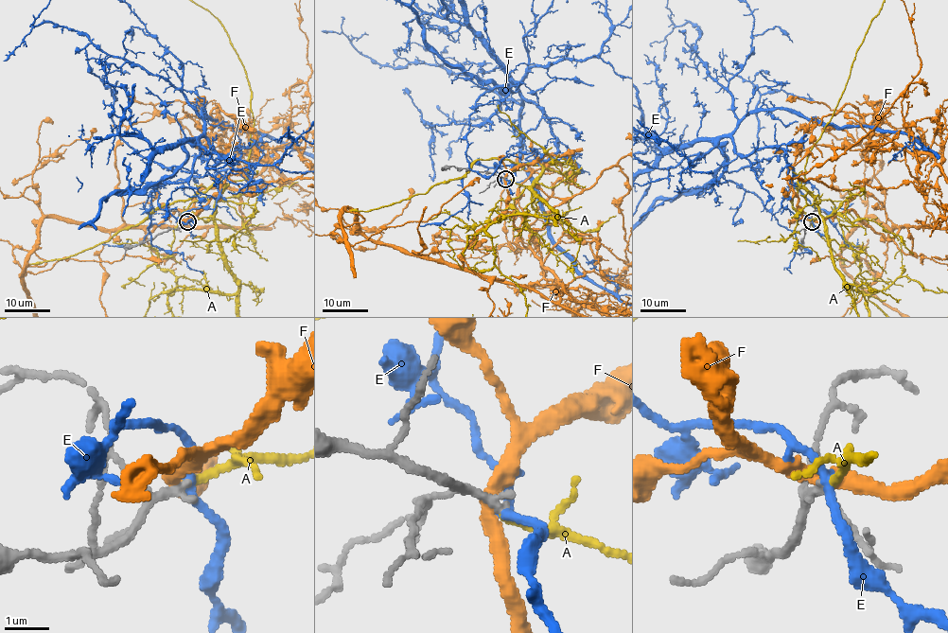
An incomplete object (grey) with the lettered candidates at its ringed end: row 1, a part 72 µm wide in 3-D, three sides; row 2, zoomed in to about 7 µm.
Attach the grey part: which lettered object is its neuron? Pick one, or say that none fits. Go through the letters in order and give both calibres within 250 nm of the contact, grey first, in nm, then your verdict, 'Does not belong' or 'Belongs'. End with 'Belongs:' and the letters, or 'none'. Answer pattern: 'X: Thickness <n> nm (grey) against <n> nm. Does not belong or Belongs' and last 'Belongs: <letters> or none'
A: Thickness 150 nm (grey) against 160 nm. Belongs
E: Thickness 150 nm (grey) against 180 nm. Does not belong
F: Thickness 160 nm (grey) against 340 nm. Does not belong
Belongs: A

